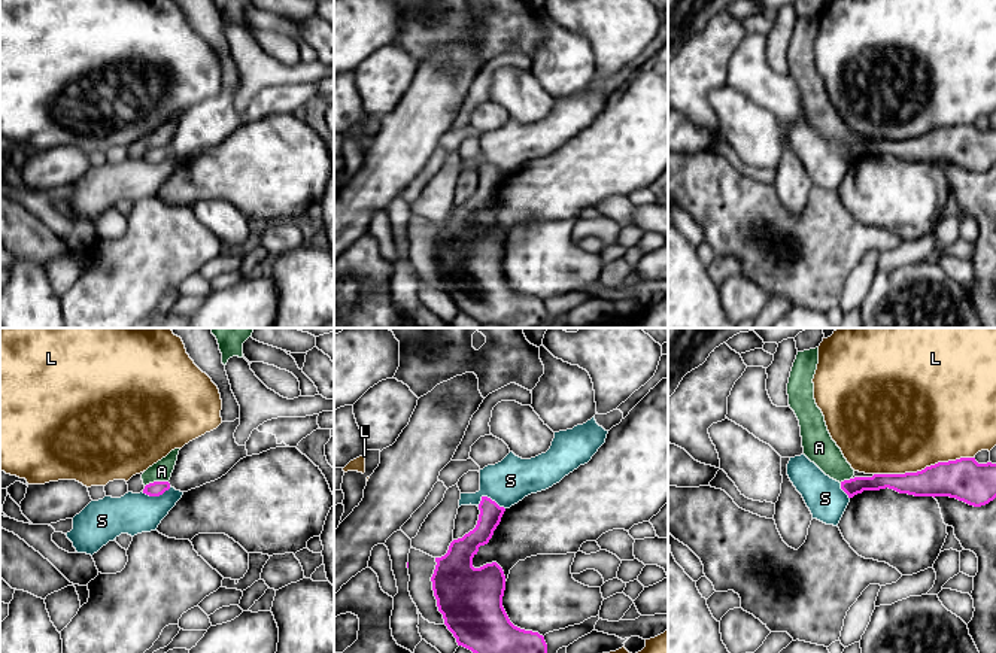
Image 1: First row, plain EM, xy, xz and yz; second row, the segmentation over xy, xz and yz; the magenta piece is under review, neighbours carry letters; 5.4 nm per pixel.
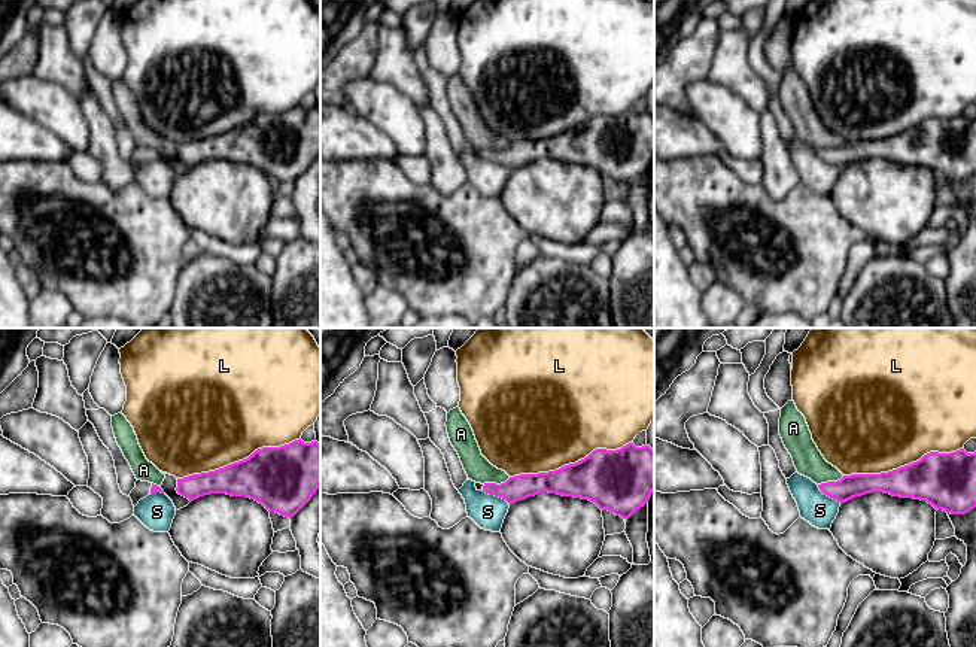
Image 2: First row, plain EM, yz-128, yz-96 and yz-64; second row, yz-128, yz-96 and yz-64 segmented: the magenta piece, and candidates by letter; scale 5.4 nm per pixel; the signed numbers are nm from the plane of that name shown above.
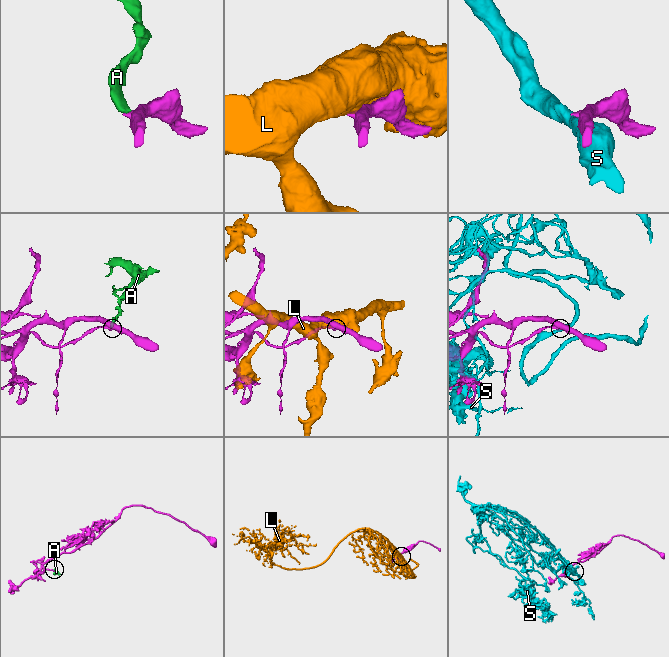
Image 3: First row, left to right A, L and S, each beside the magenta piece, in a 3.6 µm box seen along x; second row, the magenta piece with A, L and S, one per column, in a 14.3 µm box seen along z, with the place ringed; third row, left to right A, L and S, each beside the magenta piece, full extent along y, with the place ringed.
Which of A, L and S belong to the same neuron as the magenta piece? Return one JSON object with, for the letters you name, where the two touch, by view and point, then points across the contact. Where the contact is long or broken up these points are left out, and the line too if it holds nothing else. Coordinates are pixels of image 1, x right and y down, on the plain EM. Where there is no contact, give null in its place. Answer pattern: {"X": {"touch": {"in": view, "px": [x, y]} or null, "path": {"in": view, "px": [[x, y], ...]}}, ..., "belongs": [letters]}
{"belongs": []}

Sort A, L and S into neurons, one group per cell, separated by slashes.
A S / L

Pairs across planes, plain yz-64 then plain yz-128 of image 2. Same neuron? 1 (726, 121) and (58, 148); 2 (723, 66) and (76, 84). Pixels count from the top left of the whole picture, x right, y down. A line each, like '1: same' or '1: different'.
1: different
2: same

